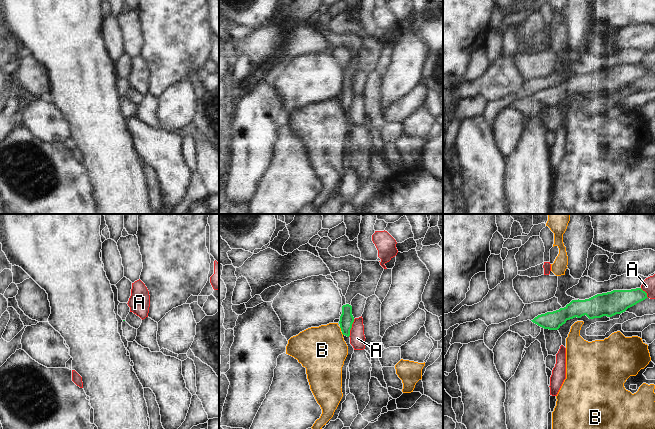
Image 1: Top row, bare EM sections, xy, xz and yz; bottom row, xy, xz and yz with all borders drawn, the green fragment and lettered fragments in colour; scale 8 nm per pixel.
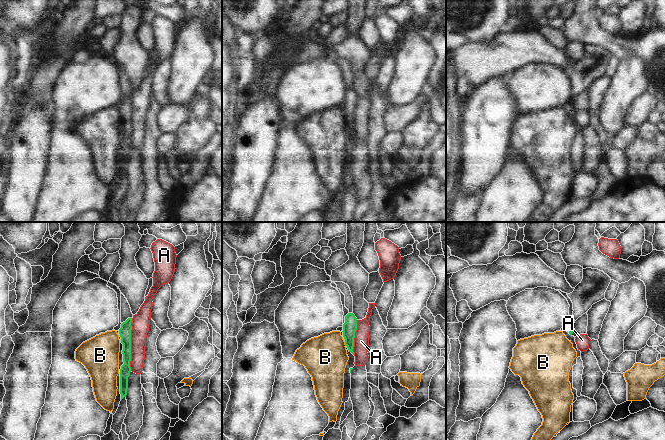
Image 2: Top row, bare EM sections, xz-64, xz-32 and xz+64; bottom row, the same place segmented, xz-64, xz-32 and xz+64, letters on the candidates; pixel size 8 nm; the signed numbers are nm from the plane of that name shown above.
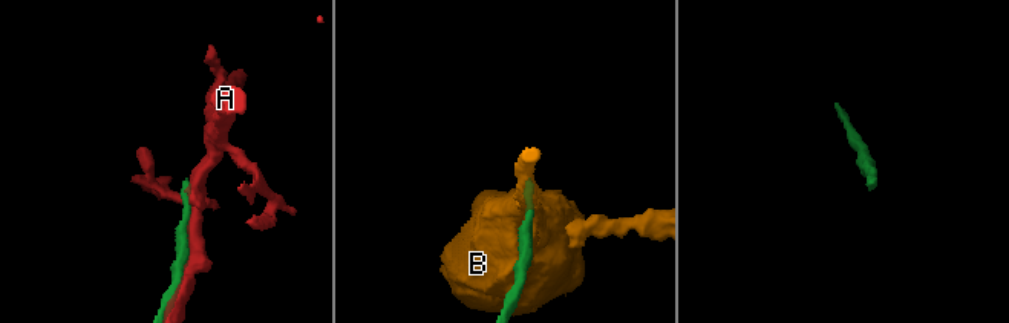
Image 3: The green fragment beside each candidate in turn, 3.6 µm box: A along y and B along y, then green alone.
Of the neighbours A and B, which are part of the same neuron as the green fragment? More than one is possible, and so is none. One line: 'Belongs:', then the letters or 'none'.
Belongs: none

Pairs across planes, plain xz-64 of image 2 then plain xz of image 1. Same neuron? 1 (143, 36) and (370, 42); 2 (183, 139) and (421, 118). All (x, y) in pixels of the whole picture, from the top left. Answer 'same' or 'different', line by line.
1: different
2: same

